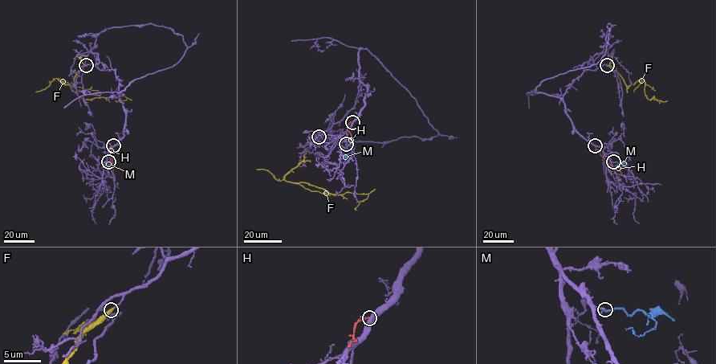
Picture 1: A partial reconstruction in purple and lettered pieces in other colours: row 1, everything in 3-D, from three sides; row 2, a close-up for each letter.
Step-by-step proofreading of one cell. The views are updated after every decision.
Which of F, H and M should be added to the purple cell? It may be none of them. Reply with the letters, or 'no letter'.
M

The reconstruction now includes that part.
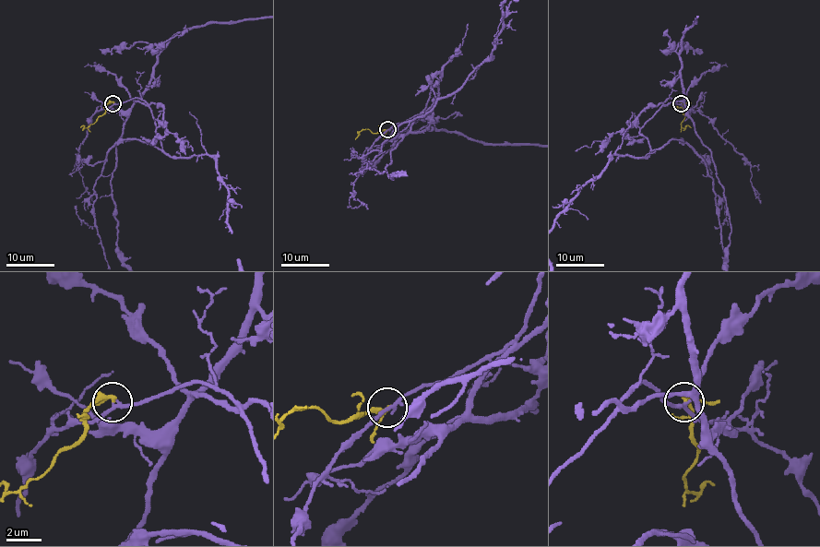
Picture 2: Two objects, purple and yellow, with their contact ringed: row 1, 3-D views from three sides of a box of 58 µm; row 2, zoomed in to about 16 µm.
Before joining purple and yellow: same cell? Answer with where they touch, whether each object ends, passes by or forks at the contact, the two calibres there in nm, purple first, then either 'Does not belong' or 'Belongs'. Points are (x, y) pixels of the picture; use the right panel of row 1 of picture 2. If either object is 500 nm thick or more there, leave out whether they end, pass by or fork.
Place: (681, 103). At the ring purple passes by. At the ring yellow passes by. Thickness 200 nm (purple) against 200 nm. Does not belong

